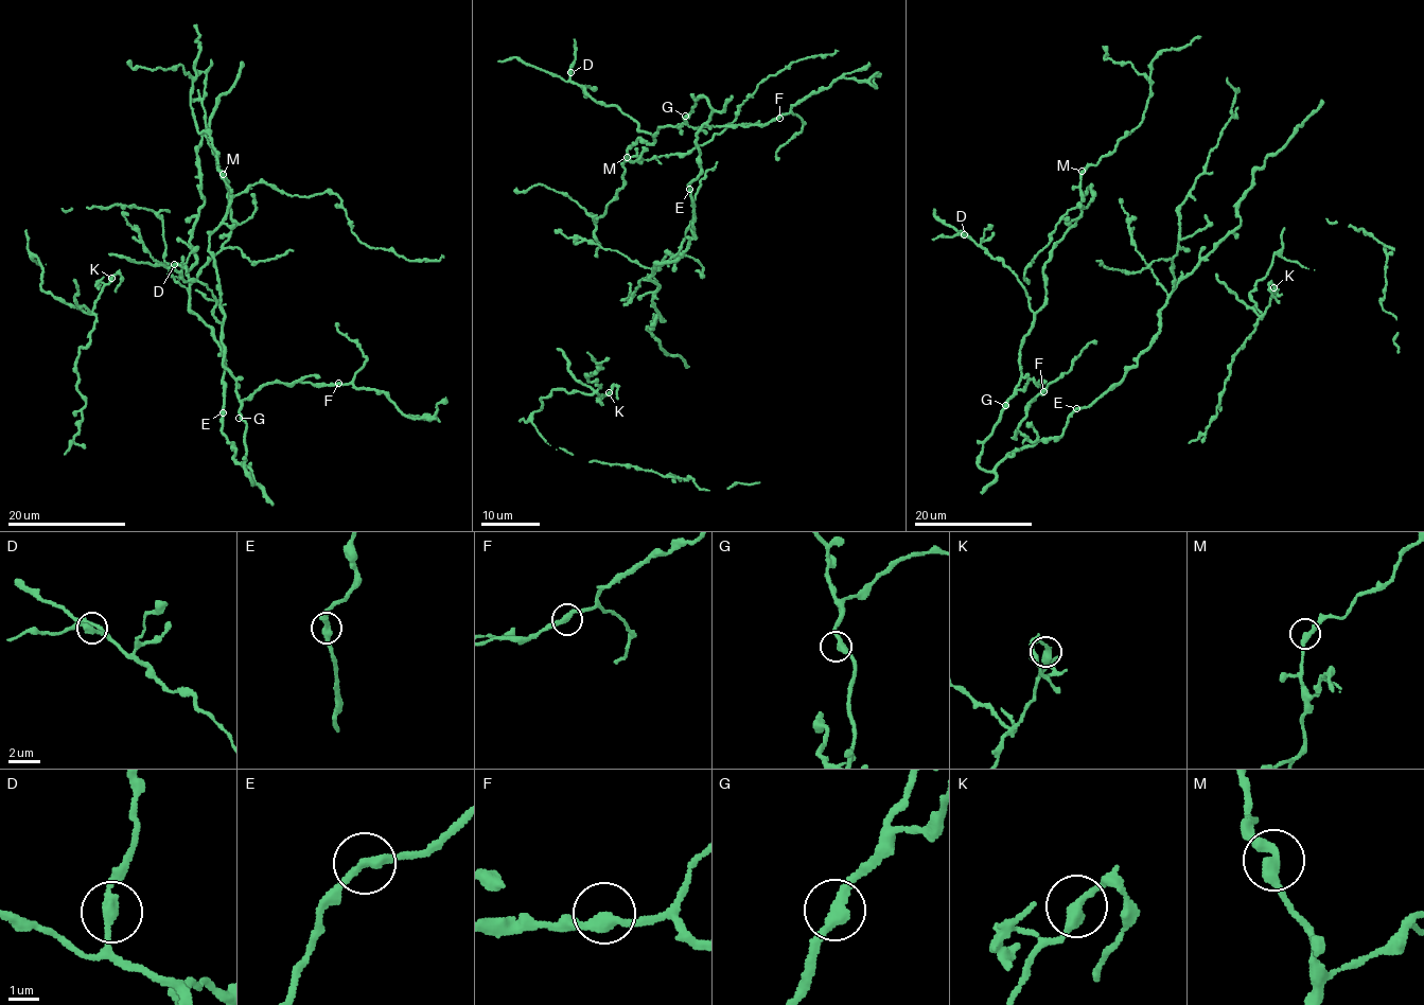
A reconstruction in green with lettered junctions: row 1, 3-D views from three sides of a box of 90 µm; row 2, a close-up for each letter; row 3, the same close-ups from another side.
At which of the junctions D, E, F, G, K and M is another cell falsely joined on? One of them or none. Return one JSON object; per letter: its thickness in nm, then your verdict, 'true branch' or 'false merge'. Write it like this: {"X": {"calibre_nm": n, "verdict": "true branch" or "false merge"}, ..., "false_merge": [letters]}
{"D": {"calibre_nm": 300, "verdict": "true branch"}, "E": {"calibre_nm": 320, "verdict": "true branch"}, "F": {"calibre_nm": 320, "verdict": "true branch"}, "G": {"calibre_nm": 340, "verdict": "true branch"}, "K": {"calibre_nm": 320, "verdict": "true branch"}, "M": {"calibre_nm": 320, "verdict": "true branch"}, "false_merge": []}

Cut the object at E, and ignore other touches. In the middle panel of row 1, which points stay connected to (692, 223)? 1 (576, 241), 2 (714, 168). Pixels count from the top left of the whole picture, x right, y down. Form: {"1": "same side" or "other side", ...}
{"1": "same side", "2": "same side"}

